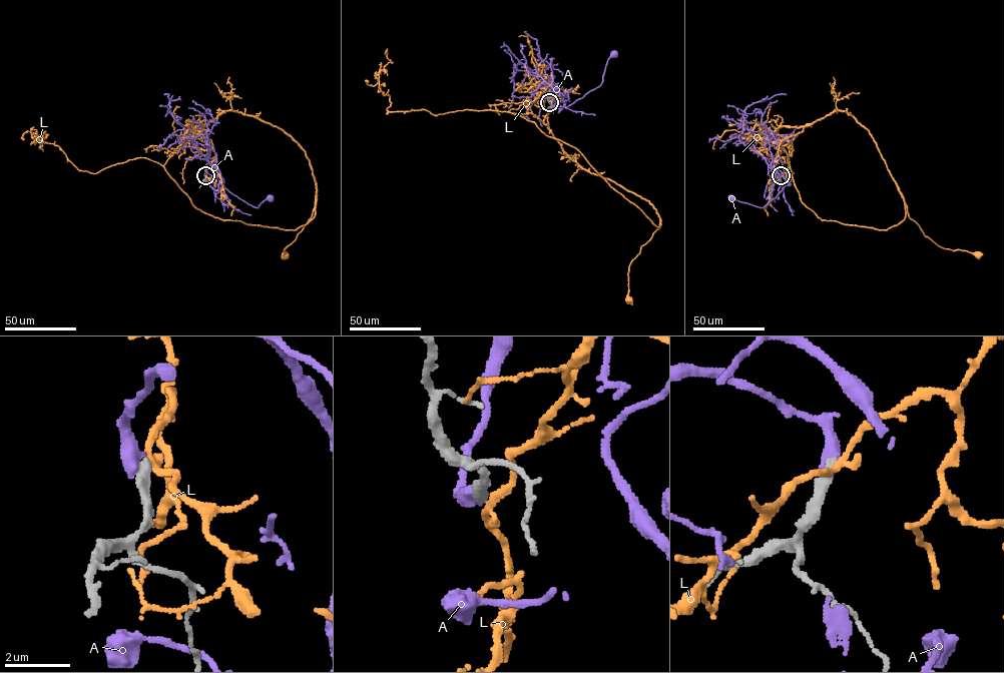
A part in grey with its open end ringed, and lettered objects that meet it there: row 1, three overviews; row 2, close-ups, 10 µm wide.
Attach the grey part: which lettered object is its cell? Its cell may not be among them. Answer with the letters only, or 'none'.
none

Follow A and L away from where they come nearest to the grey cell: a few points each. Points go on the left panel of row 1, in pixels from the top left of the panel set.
A: (204, 176), (206, 172), (214, 174), (211, 166), (214, 166), (220, 184), (254, 206), (259, 207), (271, 197)
L: (205, 176), (215, 183), (216, 157), (199, 132), (224, 111), (270, 123), (298, 143), (316, 200), (285, 255)

